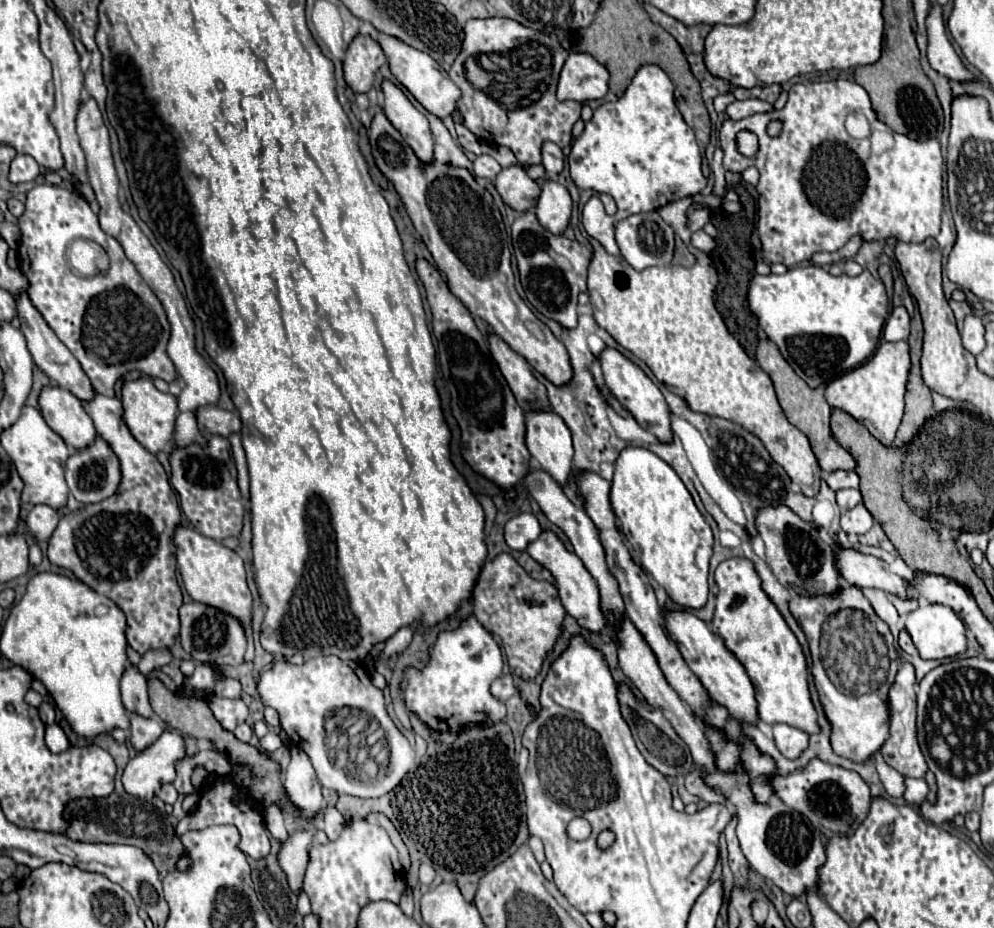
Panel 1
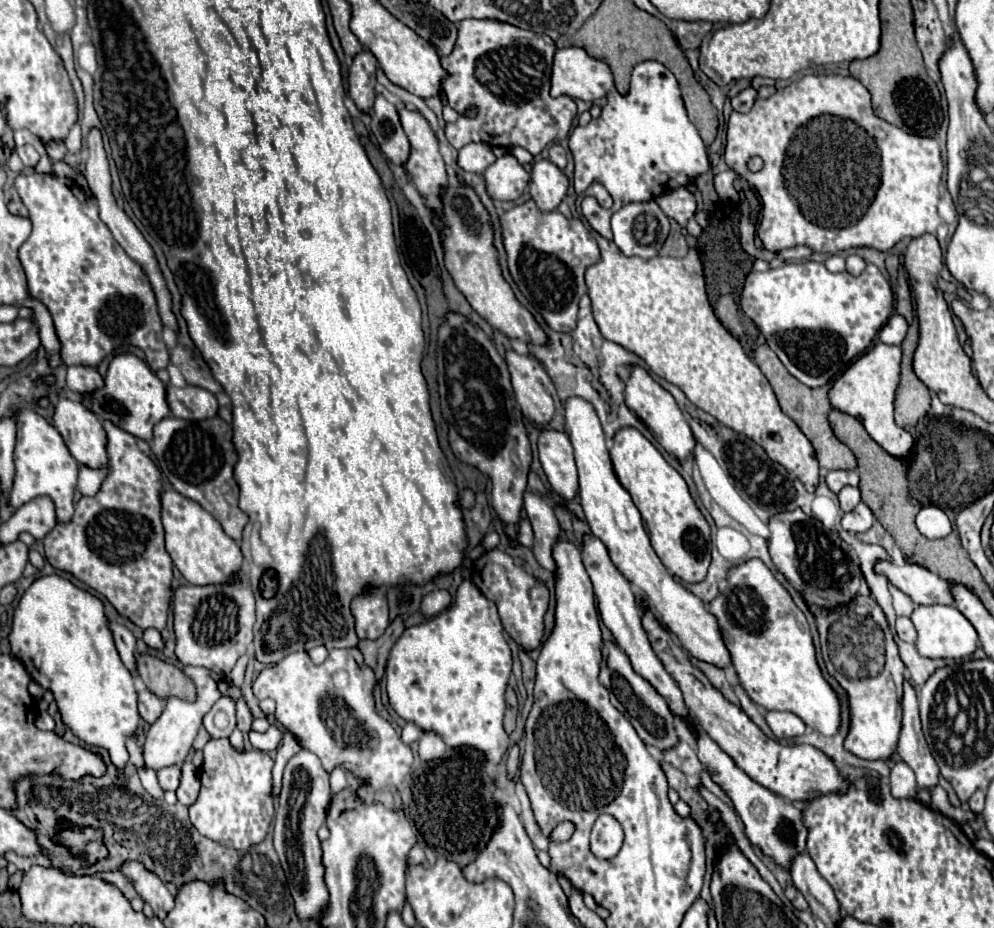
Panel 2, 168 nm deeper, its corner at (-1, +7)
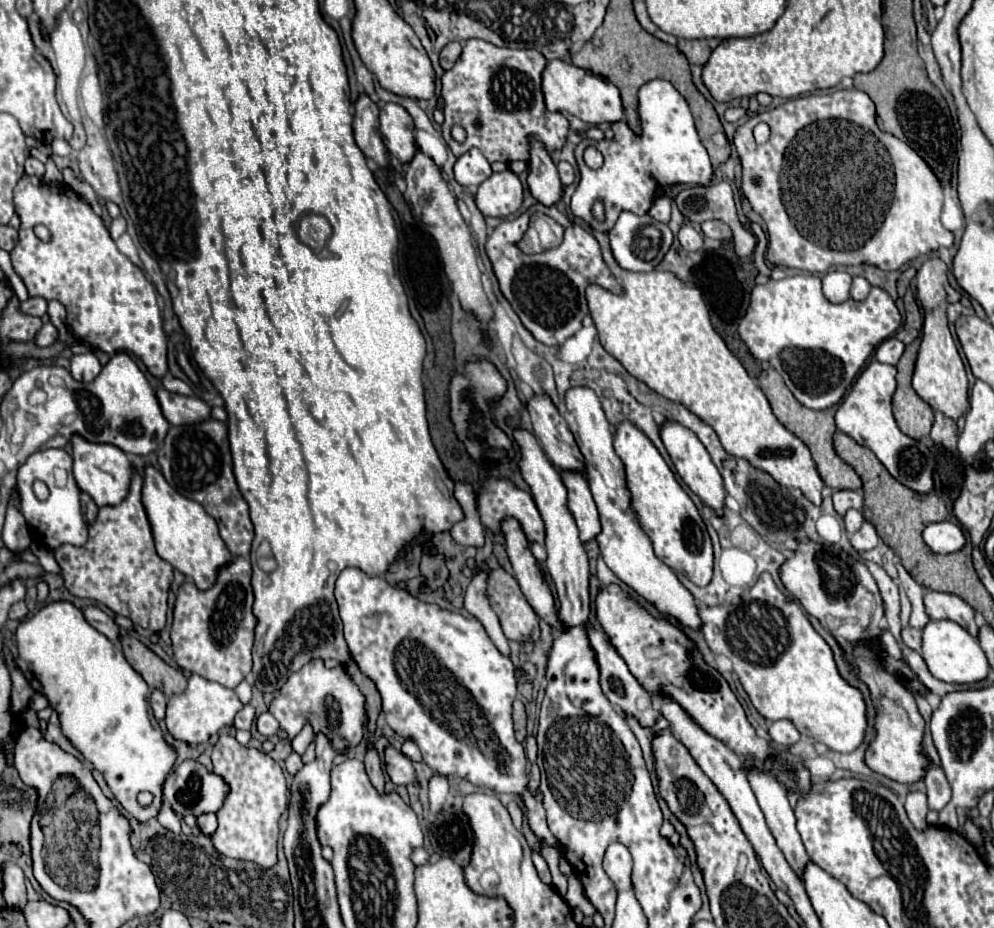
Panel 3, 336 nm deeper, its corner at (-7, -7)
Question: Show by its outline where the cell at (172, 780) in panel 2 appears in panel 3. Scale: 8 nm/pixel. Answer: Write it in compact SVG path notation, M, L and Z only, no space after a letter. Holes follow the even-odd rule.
M184 760L164 782L164 800L178 816L218 812L226 798L226 784L202 764Z

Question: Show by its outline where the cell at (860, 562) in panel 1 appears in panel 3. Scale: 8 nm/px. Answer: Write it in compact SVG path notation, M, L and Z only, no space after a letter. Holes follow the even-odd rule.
M924 588L924 608L926 614L934 620L952 620L960 624L964 630L968 630L972 636L978 634L978 624L972 606L966 604L956 594Z

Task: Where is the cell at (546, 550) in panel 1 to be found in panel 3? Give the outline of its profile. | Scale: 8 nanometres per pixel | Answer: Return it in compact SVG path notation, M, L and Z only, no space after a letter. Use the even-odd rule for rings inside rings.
M490 478L478 494L478 508L482 524L488 526L492 532L500 532L500 520L504 516L514 516L520 520L526 538L544 546L546 528L534 498L526 490L516 488L510 480Z

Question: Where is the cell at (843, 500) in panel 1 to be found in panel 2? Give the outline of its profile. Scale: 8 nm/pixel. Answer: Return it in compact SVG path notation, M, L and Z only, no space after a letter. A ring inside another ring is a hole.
M846 486L846 488L840 490L838 498L840 498L840 508L844 512L852 512L852 508L856 508L856 504L860 502L860 490L852 488L852 486Z

